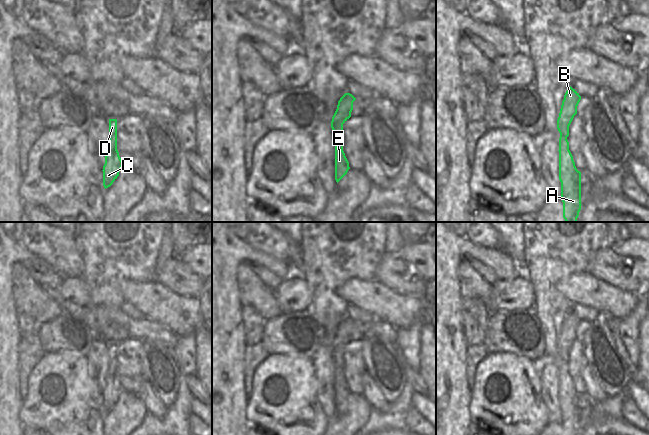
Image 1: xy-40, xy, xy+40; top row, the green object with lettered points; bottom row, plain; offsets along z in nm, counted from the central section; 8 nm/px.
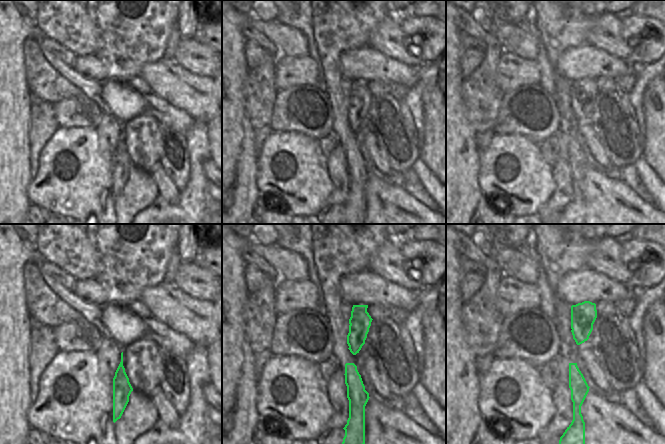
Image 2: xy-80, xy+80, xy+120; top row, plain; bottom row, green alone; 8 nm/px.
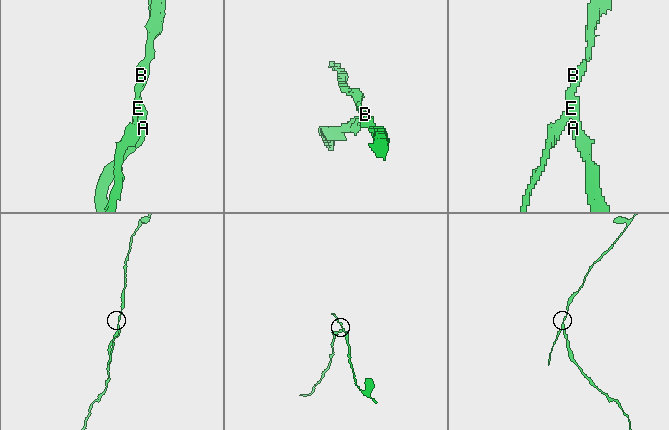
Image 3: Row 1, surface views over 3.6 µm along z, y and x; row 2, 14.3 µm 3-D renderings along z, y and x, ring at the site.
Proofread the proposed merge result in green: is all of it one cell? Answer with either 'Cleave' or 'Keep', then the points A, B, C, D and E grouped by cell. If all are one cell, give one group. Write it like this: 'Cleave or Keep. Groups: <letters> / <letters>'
Cleave. Groups: A / B C D E.

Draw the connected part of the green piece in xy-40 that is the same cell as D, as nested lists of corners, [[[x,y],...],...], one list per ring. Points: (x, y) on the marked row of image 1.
[[[109,119],[109,144],[103,166],[103,186],[110,187],[119,176],[123,162],[117,150],[117,119]]]

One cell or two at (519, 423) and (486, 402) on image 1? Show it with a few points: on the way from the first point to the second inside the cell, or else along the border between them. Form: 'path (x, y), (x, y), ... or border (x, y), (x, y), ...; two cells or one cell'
path (511, 415), (500, 404), (494, 403); one cell

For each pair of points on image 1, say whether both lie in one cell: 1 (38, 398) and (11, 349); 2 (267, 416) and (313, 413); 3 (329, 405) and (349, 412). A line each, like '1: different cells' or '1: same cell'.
1: different cells
2: same cell
3: different cells

